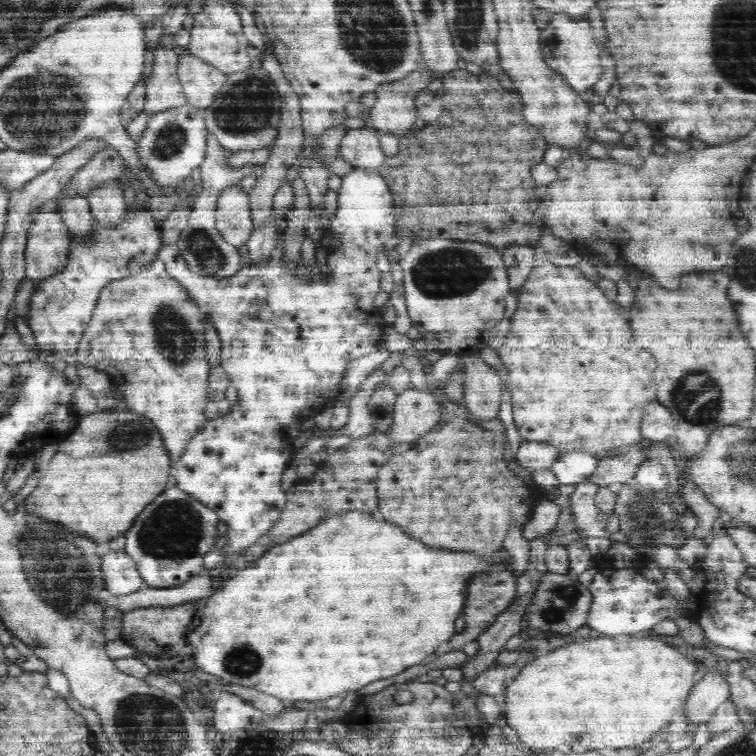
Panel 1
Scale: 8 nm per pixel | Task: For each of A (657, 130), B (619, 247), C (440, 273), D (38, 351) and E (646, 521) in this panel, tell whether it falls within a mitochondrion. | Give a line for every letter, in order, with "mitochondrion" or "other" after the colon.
A: other
B: other
C: mitochondrion
D: other
E: mitochondrion

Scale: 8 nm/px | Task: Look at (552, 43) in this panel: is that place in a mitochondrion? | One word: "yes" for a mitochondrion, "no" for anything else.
yes

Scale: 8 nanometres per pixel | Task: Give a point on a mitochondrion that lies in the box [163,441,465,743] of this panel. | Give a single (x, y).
(242, 661)

